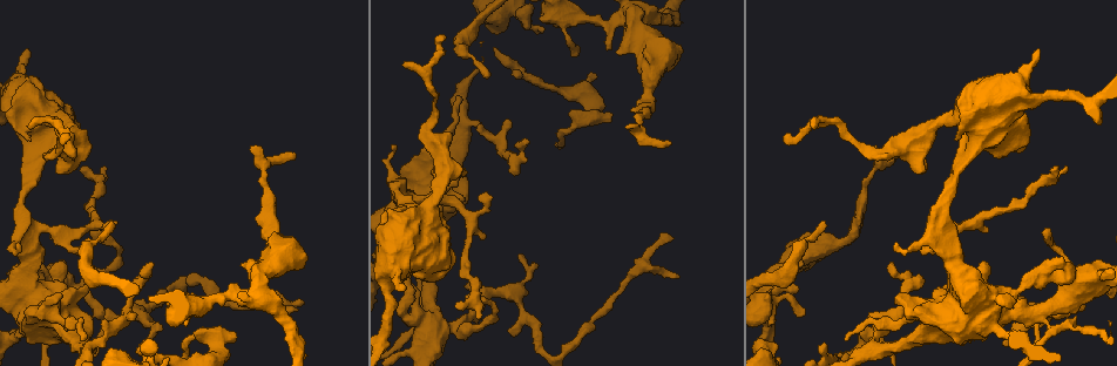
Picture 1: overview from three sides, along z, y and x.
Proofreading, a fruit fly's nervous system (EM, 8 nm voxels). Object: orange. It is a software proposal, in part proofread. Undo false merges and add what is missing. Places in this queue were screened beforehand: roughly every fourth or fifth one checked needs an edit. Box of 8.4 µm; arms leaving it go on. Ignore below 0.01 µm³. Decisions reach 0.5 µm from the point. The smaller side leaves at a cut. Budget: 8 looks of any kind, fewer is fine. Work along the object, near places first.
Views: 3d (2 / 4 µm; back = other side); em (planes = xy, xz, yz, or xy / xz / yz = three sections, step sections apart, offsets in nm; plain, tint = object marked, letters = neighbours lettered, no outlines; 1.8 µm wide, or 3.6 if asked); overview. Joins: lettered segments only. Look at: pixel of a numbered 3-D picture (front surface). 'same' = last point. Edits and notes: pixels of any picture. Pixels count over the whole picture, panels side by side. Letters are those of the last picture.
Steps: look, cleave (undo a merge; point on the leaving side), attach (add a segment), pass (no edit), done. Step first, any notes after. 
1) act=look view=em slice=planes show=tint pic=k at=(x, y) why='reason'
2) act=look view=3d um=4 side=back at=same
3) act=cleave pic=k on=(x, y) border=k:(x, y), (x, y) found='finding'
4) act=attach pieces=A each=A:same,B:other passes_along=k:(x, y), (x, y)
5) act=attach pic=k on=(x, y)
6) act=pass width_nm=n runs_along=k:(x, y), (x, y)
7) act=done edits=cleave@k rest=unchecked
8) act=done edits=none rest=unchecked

act=look view=em slice=xy step=8 show=tint pic=1 at=(1040, 312)

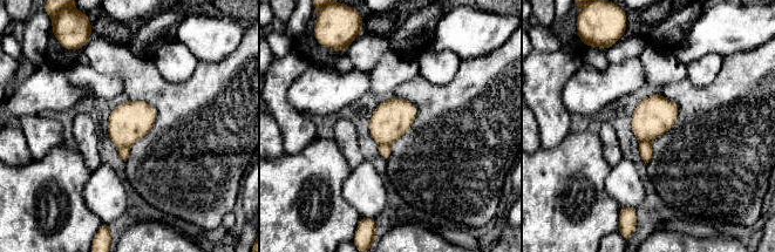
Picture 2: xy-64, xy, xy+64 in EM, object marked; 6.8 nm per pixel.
act=look view=em slice=xy step=8 show=letters at=same why='see the neighbours'

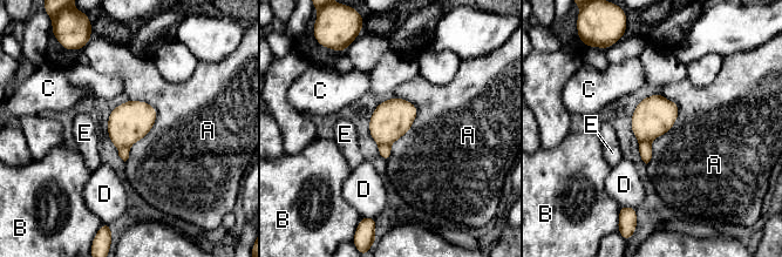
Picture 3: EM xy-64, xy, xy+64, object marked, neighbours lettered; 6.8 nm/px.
act=cleave pic=3 on=(385, 150) each=A:other,B:other,C:other,D:other,E:other border=3:(379, 143), (389, 146) found='two neurons meet here'

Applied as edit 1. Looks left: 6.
act=look view=overview why='see it whole again'

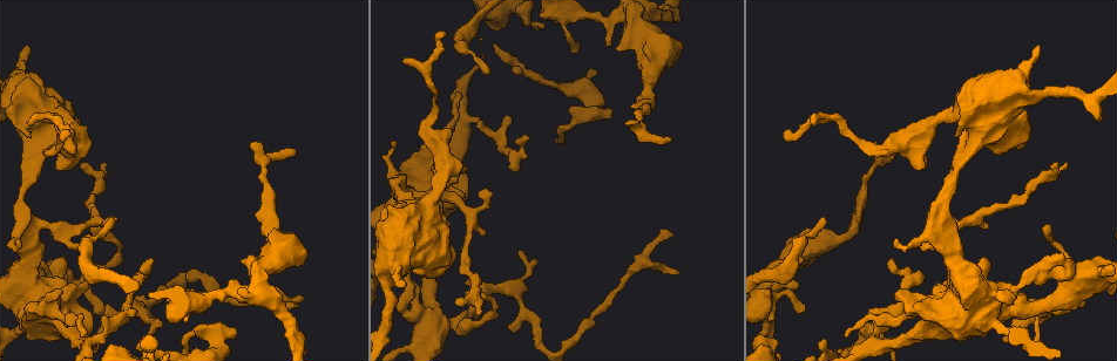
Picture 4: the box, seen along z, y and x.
act=look view=em slice=planes show=plain pic=4 at=(106, 164) why='tapers out'

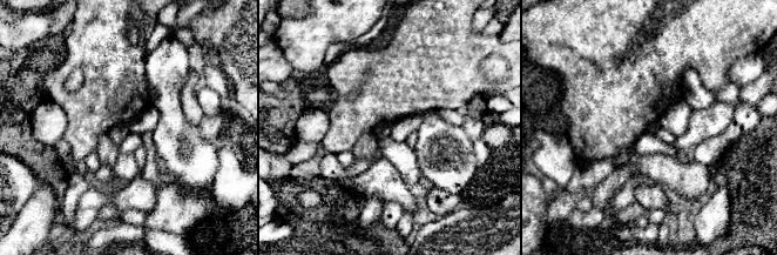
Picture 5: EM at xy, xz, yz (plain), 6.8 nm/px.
act=look view=em slice=planes show=letters at=same why='what lies round it'

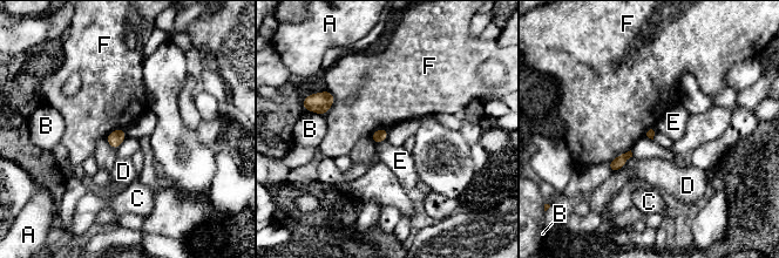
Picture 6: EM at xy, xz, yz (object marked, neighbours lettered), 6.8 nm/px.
act=pass each=A:other,B:other,C:other,D:other,E:other,F:other border=6:(329, 89), (333, 104), (324, 115) found='none of them fits'

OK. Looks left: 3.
act=look view=em slice=yz step=16 show=letters pic=4 at=(444, 169) why='calibre changes'

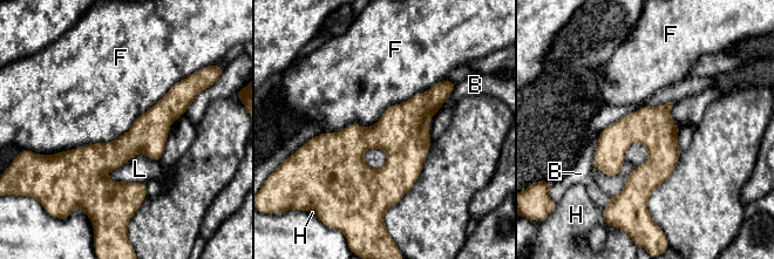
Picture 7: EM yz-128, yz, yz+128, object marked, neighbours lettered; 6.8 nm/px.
act=look view=em slice=planes show=letters at=same why='another direction'

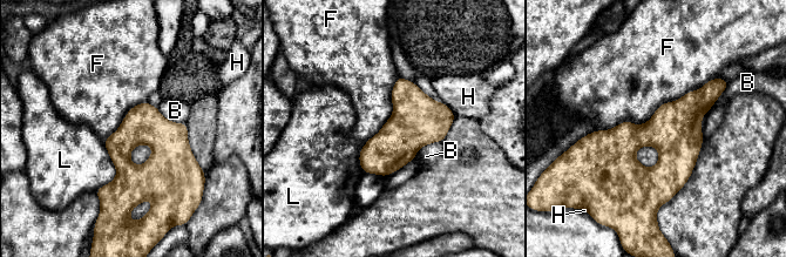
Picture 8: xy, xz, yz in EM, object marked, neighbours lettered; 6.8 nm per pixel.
act=pass longest_contact=F:900nm each=B:other,F:other,H:other,L:other found='continuous, no second neuron'

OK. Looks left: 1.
act=done edits=cleave@3 rest=unchecked

